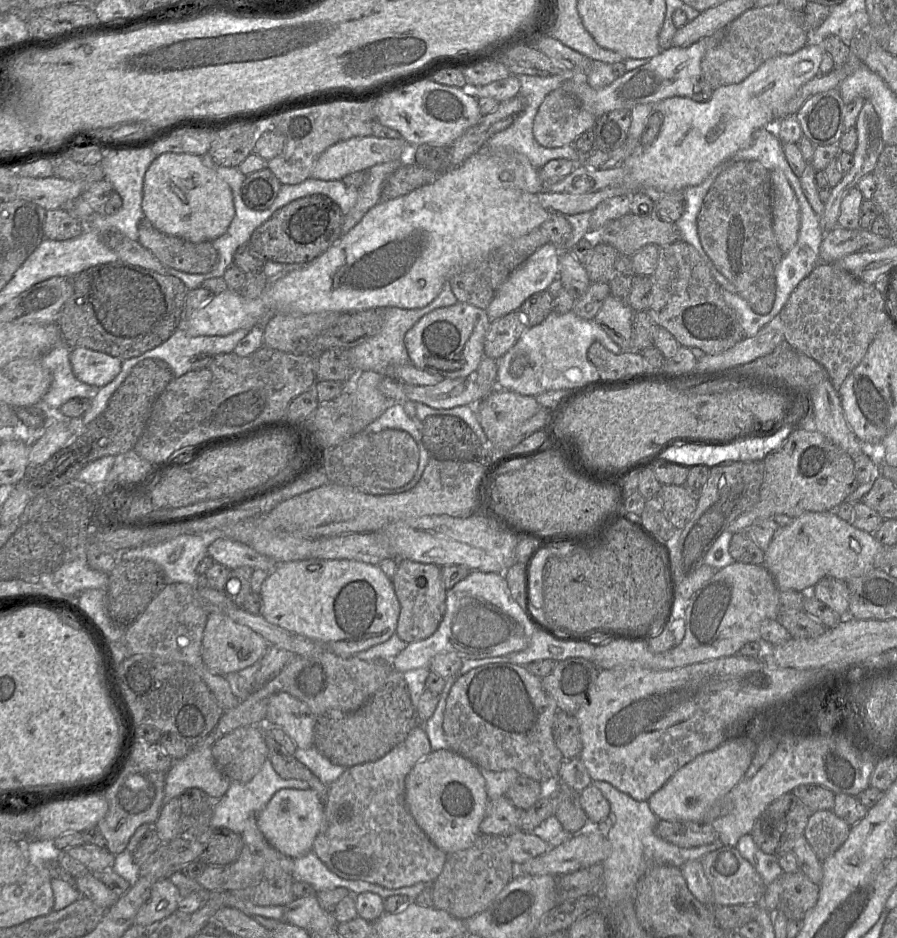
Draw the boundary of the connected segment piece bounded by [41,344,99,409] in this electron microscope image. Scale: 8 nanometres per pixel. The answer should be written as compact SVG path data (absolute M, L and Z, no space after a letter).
M55 344L41 357L43 366L51 374L51 384L41 402L60 409L68 400L75 397L93 399L99 387L80 381L73 373L70 362L71 347Z

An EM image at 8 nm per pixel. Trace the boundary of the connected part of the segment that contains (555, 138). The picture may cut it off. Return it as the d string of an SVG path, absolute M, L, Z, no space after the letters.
M562 87L551 91L541 103L533 121L533 134L540 145L557 148L572 144L575 139L595 125L596 118Z

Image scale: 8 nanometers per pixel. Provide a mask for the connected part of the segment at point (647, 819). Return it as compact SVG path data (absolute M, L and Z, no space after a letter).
M592 780L591 785L599 789L609 802L610 813L608 818L611 819L613 823L607 837L611 843L611 852L601 863L603 866L604 884L601 891L601 908L599 910L603 910L608 918L616 918L616 911L624 899L634 899L634 893L638 881L651 867L655 865L670 865L681 869L685 863L696 859L700 860L707 853L724 846L719 841L709 845L692 848L683 848L669 843L655 834L655 827L659 819L651 811L647 801L637 801L604 781Z

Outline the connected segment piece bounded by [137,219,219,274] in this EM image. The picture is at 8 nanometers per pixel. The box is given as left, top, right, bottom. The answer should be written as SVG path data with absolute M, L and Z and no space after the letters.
M143 219L138 227L137 242L163 265L192 274L205 274L215 269L219 253L211 241L191 242L169 235Z

